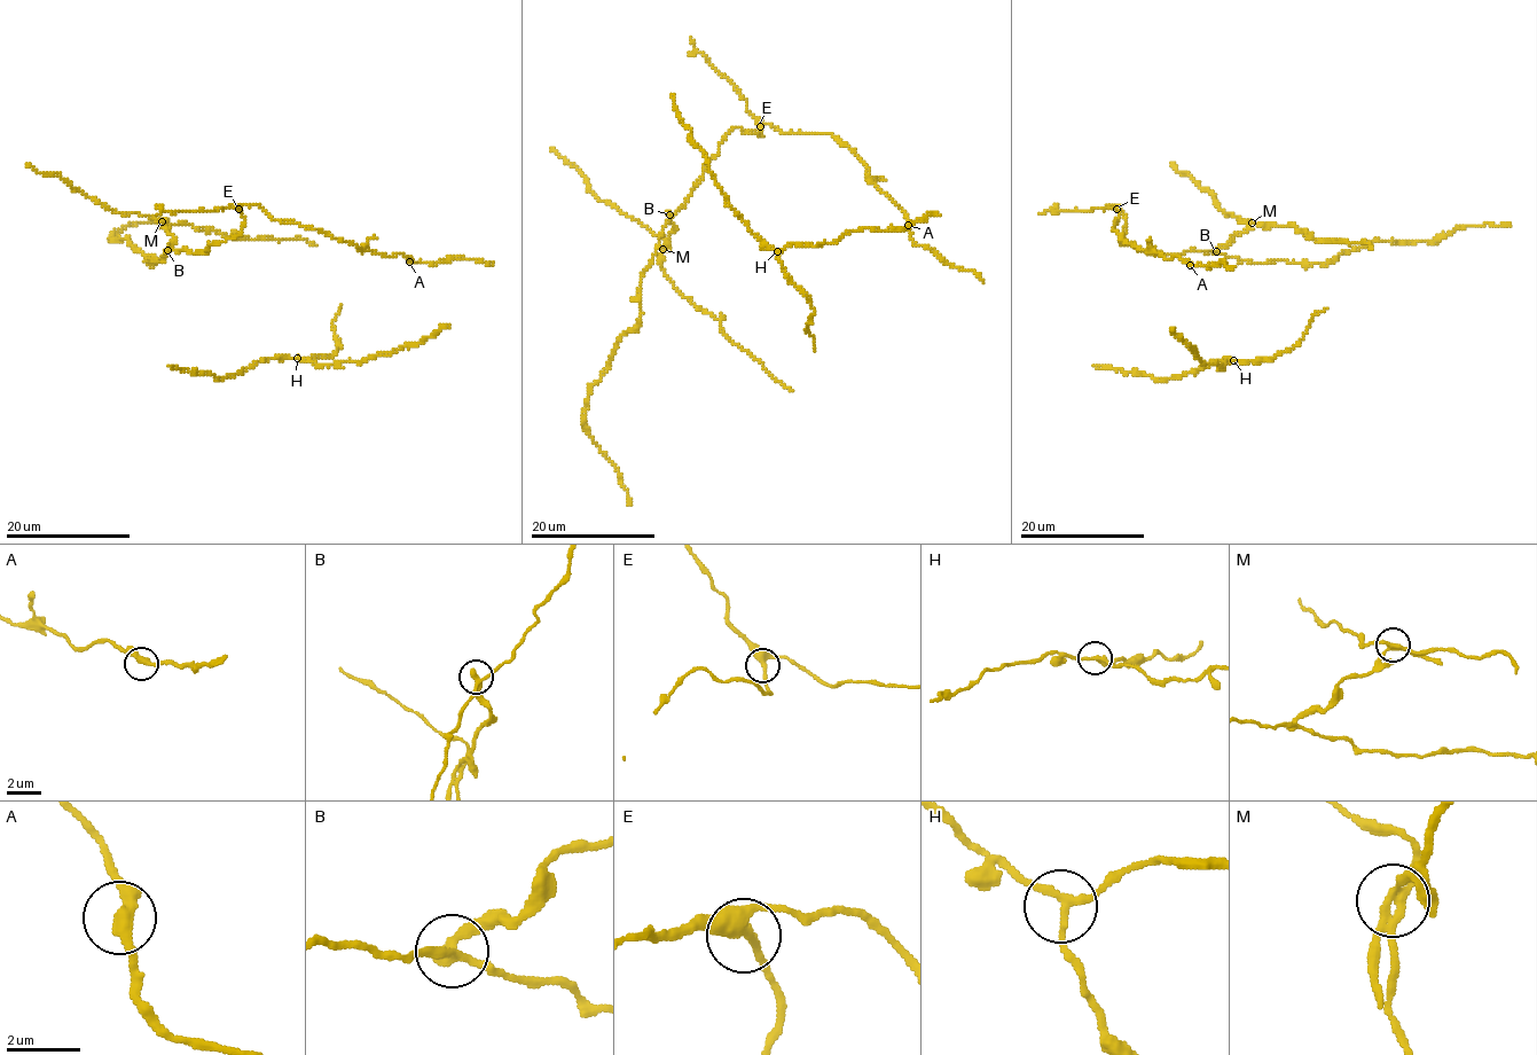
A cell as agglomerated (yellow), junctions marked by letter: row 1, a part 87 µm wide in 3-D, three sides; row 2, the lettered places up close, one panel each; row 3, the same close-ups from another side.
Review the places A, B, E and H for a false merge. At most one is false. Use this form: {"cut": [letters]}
{"cut": ["B"]}

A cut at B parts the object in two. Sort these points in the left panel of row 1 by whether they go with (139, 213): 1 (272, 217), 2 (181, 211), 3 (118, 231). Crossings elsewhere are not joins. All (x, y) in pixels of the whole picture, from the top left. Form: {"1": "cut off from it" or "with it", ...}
{"1": "cut off from it", "2": "cut off from it", "3": "cut off from it"}

